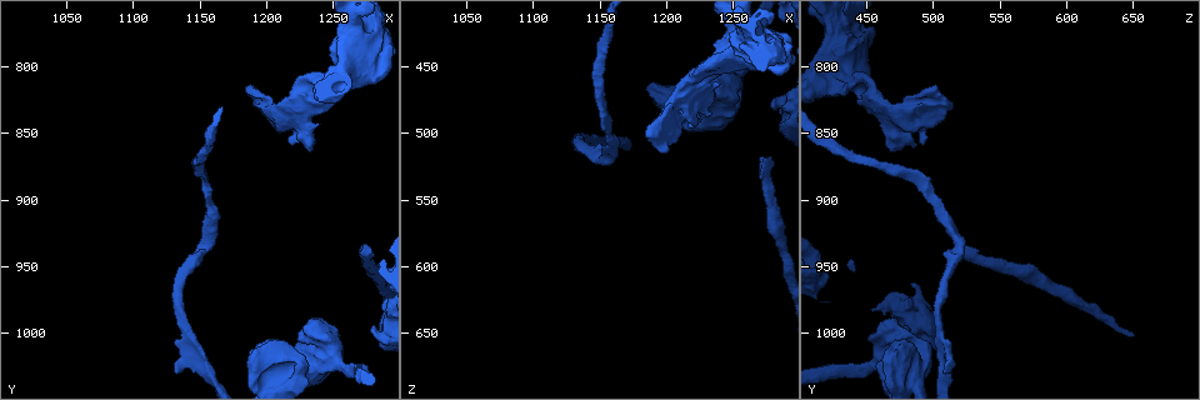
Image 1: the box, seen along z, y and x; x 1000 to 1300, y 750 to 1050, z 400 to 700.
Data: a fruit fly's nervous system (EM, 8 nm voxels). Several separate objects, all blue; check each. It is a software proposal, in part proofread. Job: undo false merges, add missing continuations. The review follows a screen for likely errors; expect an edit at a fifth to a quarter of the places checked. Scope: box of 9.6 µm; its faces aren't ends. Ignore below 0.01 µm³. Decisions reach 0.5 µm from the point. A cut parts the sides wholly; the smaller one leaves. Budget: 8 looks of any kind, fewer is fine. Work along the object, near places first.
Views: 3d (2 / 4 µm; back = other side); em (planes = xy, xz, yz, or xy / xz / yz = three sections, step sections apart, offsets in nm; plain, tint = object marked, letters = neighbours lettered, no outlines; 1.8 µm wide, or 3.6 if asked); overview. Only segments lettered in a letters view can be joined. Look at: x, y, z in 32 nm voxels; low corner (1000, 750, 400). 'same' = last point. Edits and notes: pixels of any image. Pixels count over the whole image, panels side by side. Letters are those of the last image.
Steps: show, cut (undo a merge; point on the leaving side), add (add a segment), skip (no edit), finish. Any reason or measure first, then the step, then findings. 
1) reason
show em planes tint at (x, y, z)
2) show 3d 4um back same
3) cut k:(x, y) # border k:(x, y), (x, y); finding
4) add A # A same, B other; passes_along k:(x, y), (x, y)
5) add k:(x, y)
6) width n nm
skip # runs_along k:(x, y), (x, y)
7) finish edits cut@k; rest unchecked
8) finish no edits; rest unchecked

an open end
show 3d 2um at (1278, 998, 482)

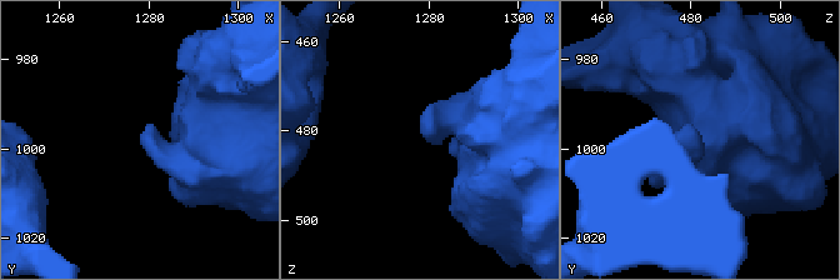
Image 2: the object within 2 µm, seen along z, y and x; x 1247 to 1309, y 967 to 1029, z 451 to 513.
now the EM
show em yz step 4 letters at (1279, 997, 481)

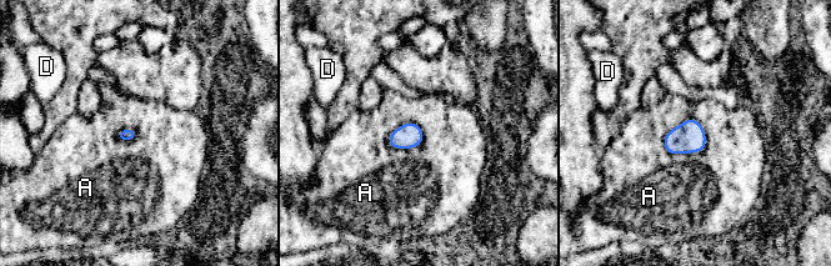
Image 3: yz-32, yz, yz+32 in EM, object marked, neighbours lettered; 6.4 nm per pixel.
another direction
show em planes letters same

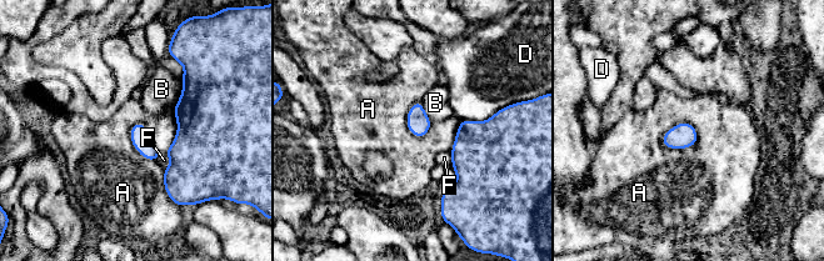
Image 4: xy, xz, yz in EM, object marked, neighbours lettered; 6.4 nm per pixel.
skip # A other, B other, D other, F other; border 4:(697, 130), (690, 146), (662, 144); none of them fits

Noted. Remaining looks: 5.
an open end
show em xy step 4 letters at (1132, 1026, 508)

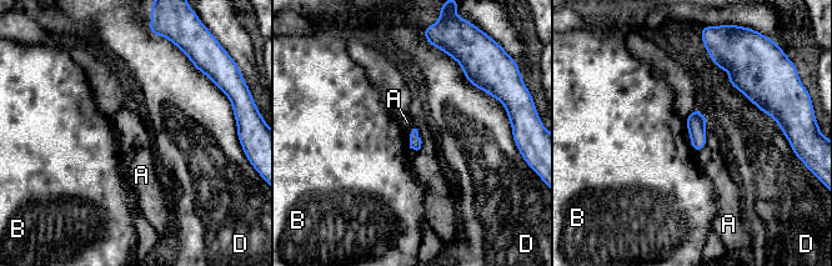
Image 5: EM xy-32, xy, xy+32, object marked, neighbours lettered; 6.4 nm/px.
cut it another way
show em planes letters same

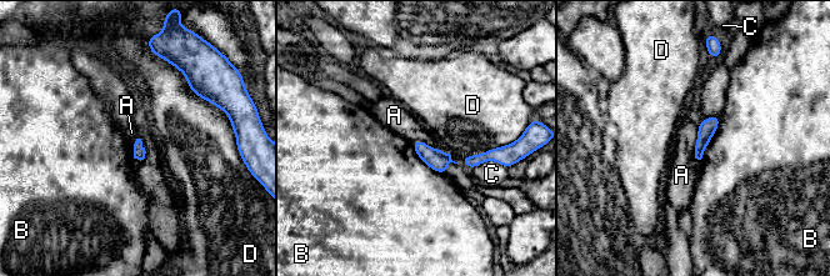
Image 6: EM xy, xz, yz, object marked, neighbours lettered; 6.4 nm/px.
skip # A other, B other, C other, D other; none of them fits

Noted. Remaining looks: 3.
a narrow waist
show em 3.6um xy step 8 tint at (1250, 810, 442)

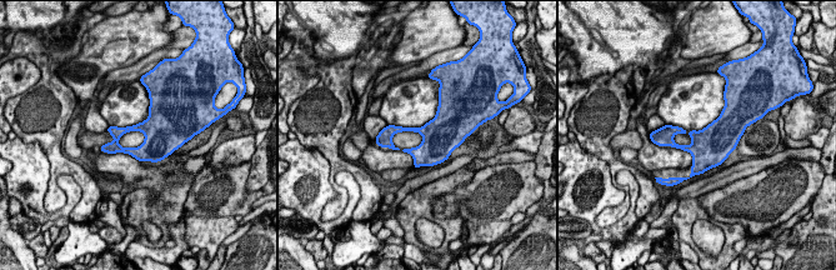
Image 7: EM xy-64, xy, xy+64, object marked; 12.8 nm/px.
show em 3.6um yz step 16 tint same

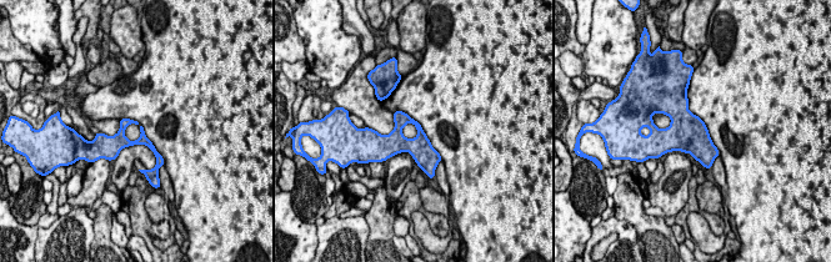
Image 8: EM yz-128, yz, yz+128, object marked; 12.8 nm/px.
show em 3.6um yz step 16 letters same

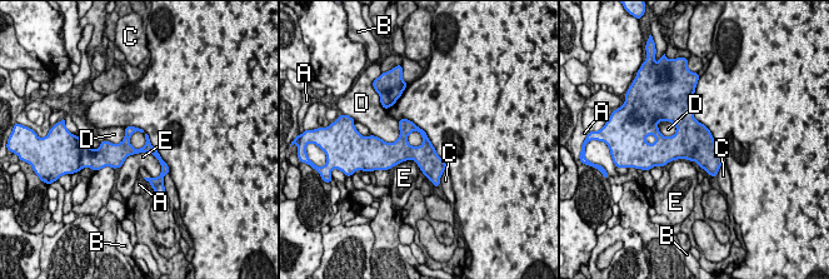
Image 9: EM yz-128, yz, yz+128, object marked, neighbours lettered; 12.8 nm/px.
skip # A other, B other, C other, D other, E other; continuous, no second neuron

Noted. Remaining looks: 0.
finish no edits; rest unchecked

